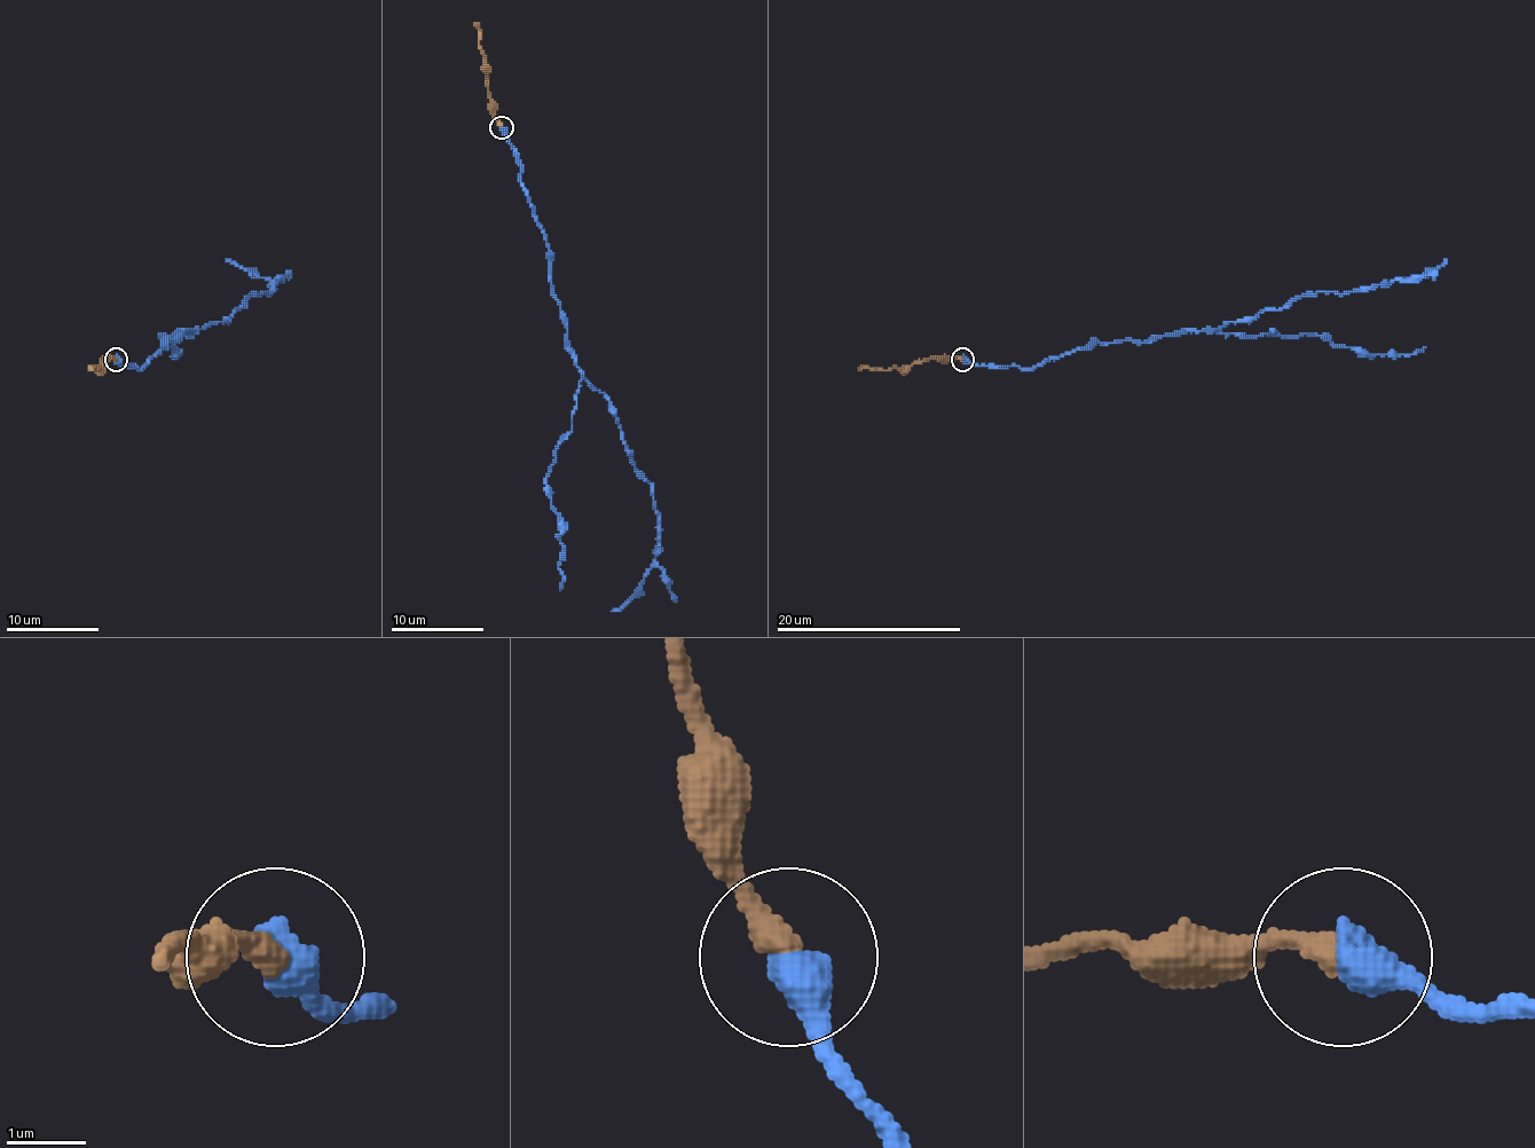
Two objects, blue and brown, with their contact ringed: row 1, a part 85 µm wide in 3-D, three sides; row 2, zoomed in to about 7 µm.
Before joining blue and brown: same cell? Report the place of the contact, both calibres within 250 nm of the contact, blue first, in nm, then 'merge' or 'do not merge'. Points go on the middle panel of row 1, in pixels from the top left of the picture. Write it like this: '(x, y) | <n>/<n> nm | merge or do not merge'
(502, 127) | 550/320 nm | merge

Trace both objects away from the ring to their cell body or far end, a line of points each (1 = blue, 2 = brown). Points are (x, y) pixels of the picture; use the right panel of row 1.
1: (963, 359), (1031, 368), (1097, 343), (1149, 343), (1249, 322), (1307, 293), (1423, 277), (1447, 259)
2: (961, 359), (933, 359), (887, 370), (858, 368)

